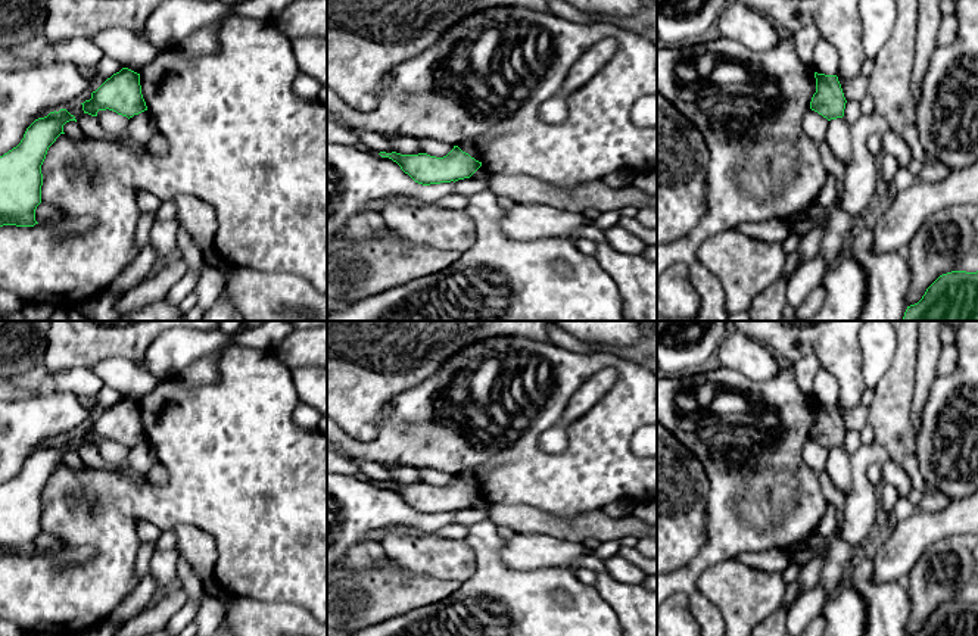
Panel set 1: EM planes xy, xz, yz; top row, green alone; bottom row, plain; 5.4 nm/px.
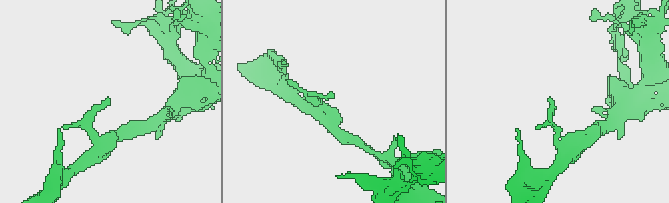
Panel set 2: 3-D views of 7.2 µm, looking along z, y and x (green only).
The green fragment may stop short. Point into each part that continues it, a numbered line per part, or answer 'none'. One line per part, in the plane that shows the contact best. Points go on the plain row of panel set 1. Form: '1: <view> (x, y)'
none

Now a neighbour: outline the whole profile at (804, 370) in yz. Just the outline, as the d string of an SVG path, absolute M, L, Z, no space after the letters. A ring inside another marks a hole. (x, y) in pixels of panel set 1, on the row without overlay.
M809 355L792 364L794 375L800 390L812 400L815 399L813 381L819 367L820 364L815 355Z

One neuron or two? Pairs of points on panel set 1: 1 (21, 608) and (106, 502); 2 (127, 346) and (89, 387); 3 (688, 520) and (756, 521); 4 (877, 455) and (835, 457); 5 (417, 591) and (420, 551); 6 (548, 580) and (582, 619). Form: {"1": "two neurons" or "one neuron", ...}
{"1": "one neuron", "2": "two neurons", "3": "two neurons", "4": "two neurons", "5": "two neurons", "6": "one neuron"}

